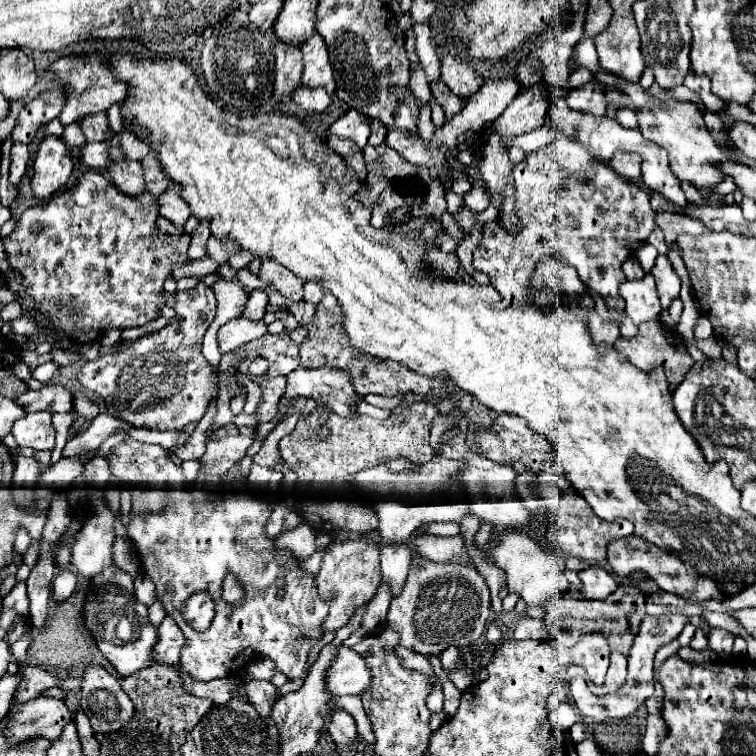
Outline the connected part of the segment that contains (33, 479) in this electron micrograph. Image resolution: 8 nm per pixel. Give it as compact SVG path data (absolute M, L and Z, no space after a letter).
M18 456L16 470L14 470L14 484L16 486L36 486L40 474L40 464L36 460Z

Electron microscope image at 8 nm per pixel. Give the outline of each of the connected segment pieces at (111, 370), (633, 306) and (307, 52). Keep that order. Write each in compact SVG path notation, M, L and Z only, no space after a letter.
M200 282L192 290L176 292L174 298L176 298L176 306L174 306L176 316L172 318L172 322L168 326L164 326L162 330L148 334L140 340L124 342L120 352L86 362L78 372L80 386L102 396L102 400L106 404L106 412L110 412L112 416L116 416L128 424L150 428L150 430L182 430L190 422L200 422L202 416L206 414L208 404L218 398L218 390L220 390L220 382L222 382L220 370L210 366L210 362L200 352L202 336L216 316L216 298L214 298L212 288Z
M652 274L644 276L642 280L626 280L620 284L620 296L626 300L624 312L632 318L636 326L642 322L658 320L660 314L660 300L656 294Z
M312 34L302 44L302 56L304 56L304 72L302 72L302 84L308 88L322 86L328 94L334 94L336 84L332 78L332 68L328 62L328 50L320 34Z

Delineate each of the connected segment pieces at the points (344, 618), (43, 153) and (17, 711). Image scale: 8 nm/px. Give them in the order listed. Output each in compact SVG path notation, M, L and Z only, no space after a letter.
M364 540L334 542L322 558L320 572L314 576L322 600L330 600L330 614L324 622L324 632L338 631L346 626L358 608L367 605L380 585L380 546Z
M48 136L38 150L34 160L32 190L38 200L50 198L58 192L70 178L74 170L74 158L60 138Z
M40 696L10 710L4 724L4 738L8 746L26 742L26 738L48 738L54 742L68 722L70 712L64 700Z

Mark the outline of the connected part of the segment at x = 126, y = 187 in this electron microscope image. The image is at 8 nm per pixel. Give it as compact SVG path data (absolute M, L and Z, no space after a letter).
M110 160L106 166L110 180L124 192L130 196L138 196L144 194L144 176L142 176L142 168L136 160Z

